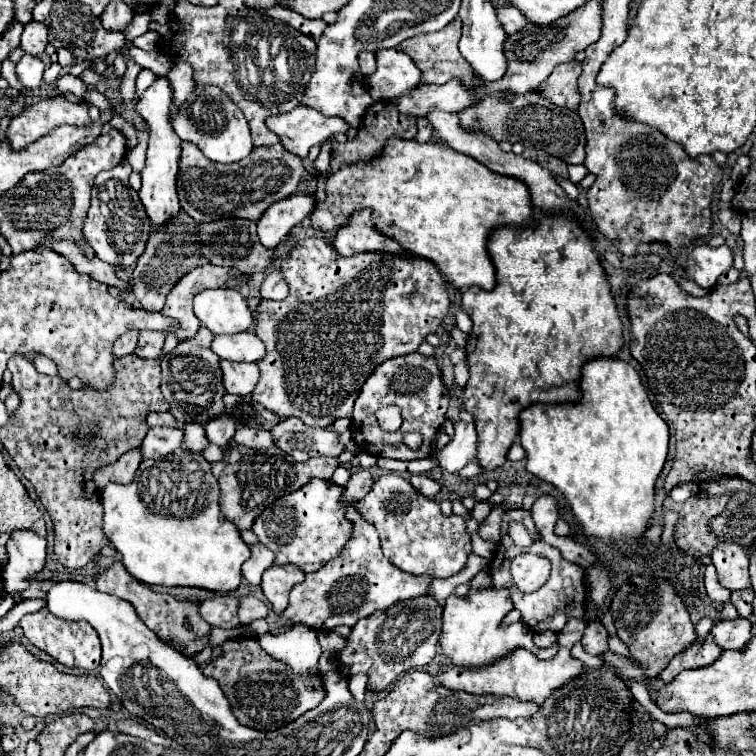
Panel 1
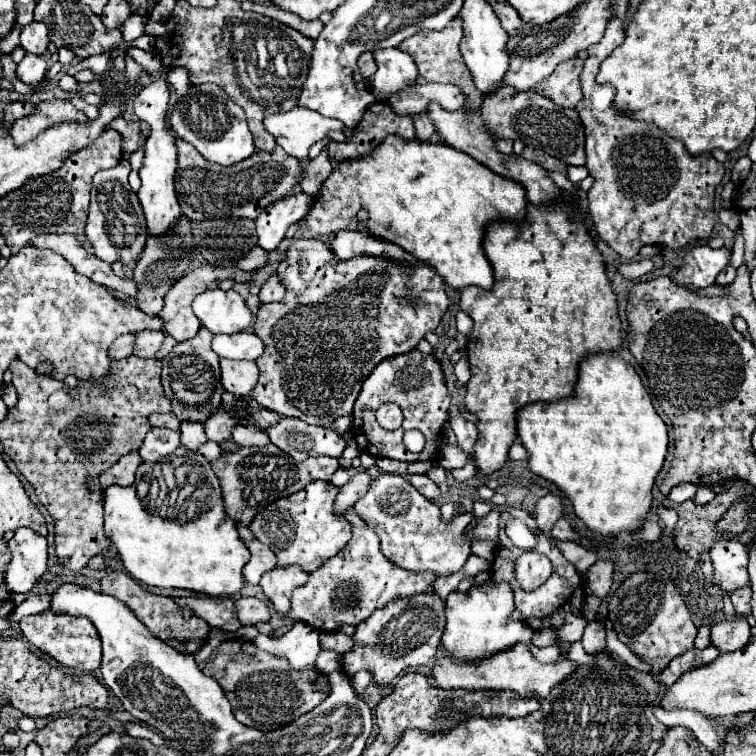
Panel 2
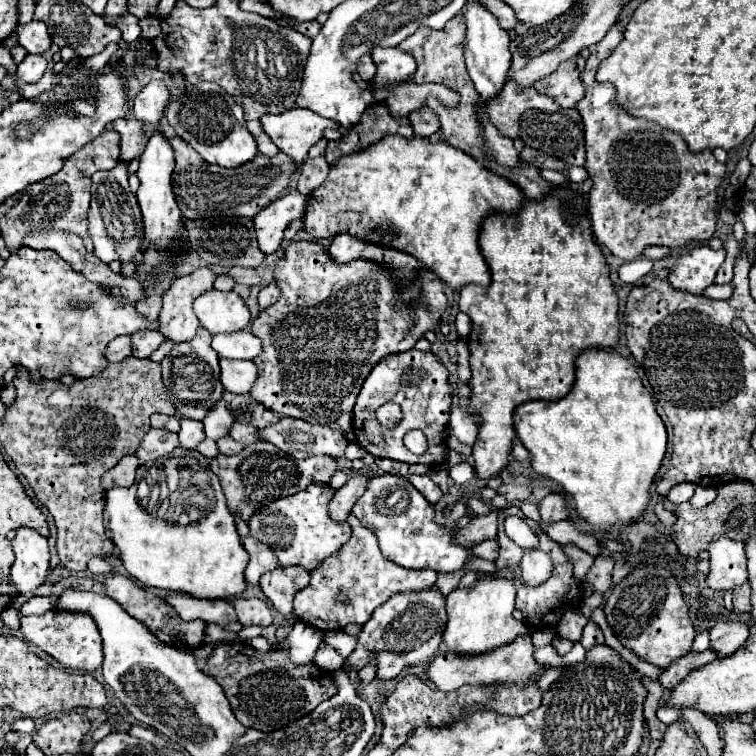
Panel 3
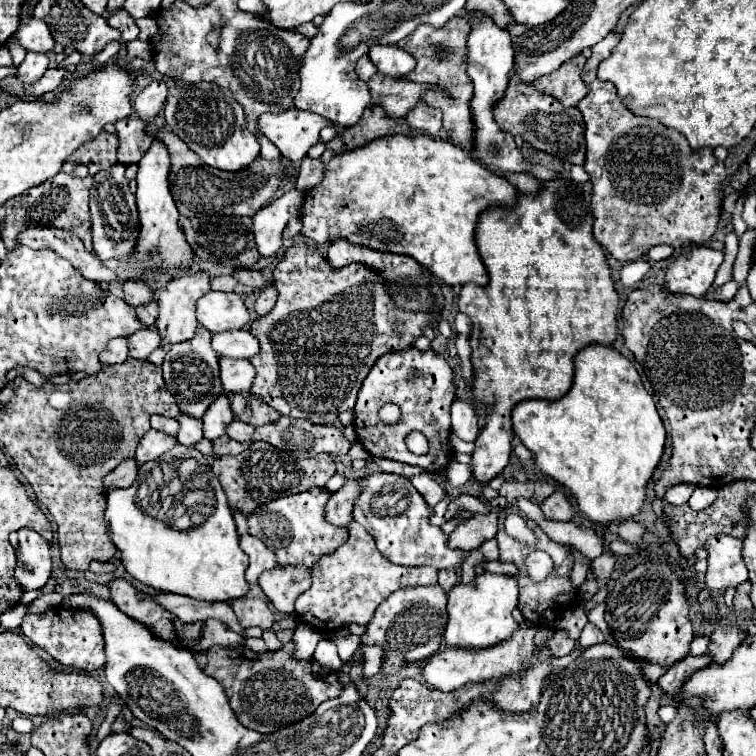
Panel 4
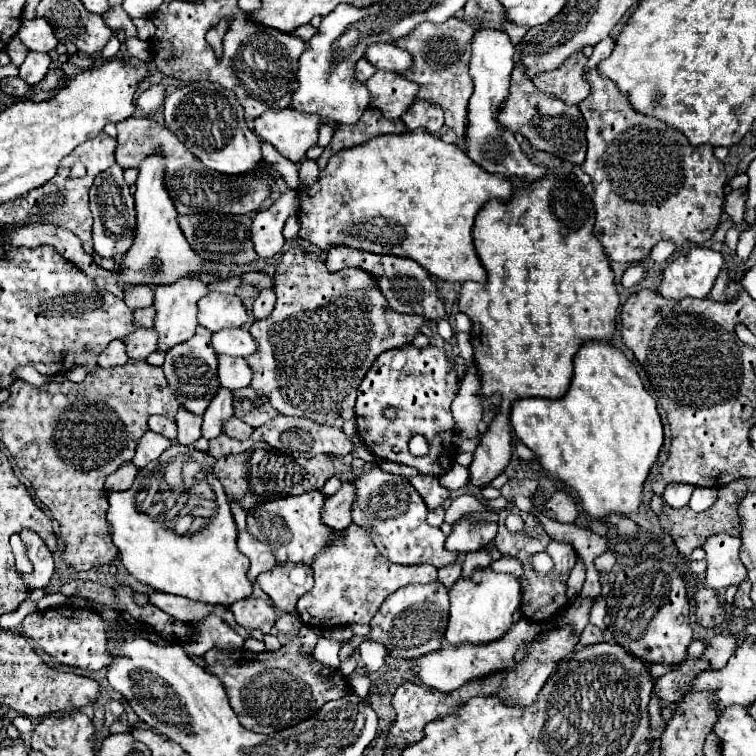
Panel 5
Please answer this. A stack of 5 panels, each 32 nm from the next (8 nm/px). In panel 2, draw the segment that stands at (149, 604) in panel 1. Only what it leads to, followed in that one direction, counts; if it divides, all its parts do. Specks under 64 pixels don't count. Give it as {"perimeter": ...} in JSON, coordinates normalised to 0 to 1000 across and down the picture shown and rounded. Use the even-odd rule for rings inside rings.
{"perimeter":[[[146,751],[135,765],[132,765],[132,783],[153,788],[156,794],[161,794],[164,799],[169,799],[175,804],[177,812],[188,812],[188,823],[198,831],[198,833],[214,833],[214,847],[228,852],[233,860],[243,862],[243,865],[257,865],[259,860],[265,860],[272,852],[272,841],[278,839],[278,828],[265,820],[262,815],[251,815],[249,820],[241,812],[241,804],[230,796],[230,791],[225,788],[212,788],[212,786],[201,786],[196,783],[190,775],[185,775],[172,759],[167,759],[164,754],[156,751]]]}

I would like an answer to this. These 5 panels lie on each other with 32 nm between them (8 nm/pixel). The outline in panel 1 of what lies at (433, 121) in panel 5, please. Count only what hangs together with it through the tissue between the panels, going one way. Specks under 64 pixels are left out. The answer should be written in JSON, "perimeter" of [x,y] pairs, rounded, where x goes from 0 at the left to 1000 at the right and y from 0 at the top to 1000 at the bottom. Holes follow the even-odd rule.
{"perimeter":[[[558,156],[558,159],[553,159],[553,177],[550,177],[550,188],[553,190],[561,190],[561,188],[569,188],[569,180],[571,180],[571,167],[566,164],[566,159],[563,156]]]}

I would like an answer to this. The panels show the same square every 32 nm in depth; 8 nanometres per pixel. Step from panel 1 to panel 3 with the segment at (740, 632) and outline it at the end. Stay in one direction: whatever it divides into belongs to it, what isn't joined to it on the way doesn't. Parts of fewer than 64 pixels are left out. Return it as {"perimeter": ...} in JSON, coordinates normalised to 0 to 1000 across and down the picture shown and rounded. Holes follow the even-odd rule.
{"perimeter":[[[950,823],[939,833],[939,857],[950,862],[950,868],[963,868],[984,854],[989,847],[989,825],[987,823]]]}

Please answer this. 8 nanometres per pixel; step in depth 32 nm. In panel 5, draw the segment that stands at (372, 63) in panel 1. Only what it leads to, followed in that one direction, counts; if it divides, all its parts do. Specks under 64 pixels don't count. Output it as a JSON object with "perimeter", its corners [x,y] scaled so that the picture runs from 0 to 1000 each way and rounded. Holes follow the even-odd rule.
{"perimeter":[[[476,77],[476,79],[474,79],[474,85],[471,85],[471,103],[474,103],[476,108],[484,108],[495,95],[497,95],[497,90],[495,90],[484,77]]]}

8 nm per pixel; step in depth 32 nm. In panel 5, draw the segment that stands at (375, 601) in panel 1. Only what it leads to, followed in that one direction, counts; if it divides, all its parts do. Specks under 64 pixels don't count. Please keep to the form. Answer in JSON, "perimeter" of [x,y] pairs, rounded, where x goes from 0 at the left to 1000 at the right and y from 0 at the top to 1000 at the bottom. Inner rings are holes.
{"perimeter":[[[468,690],[455,701],[455,709],[437,728],[429,728],[415,738],[413,754],[415,778],[397,788],[392,807],[405,825],[413,825],[413,831],[426,836],[452,825],[489,825],[503,799],[526,778],[540,772],[577,770],[577,751],[569,746],[526,749],[503,735],[489,706]]]}

